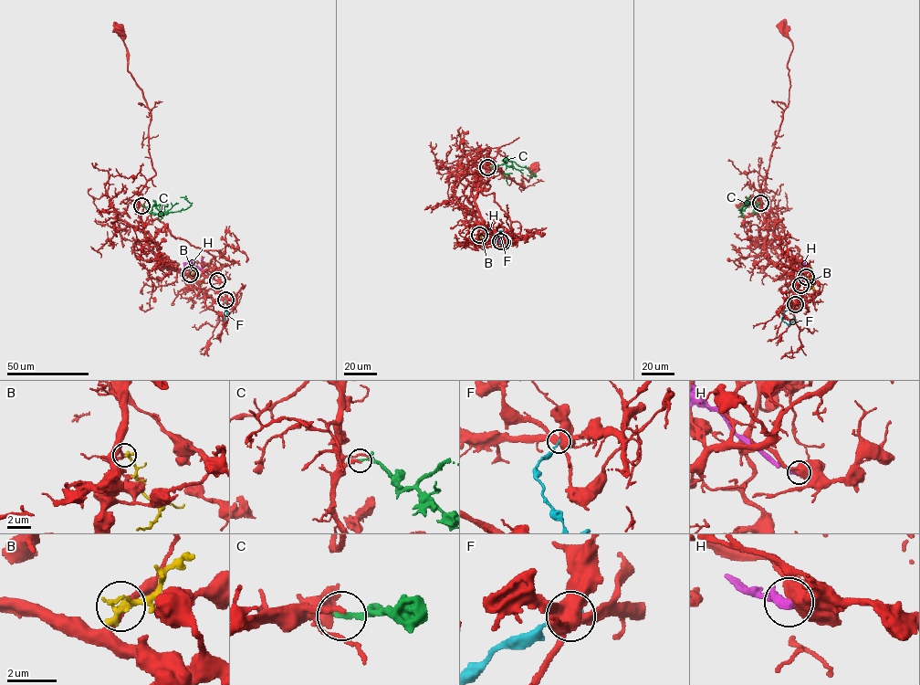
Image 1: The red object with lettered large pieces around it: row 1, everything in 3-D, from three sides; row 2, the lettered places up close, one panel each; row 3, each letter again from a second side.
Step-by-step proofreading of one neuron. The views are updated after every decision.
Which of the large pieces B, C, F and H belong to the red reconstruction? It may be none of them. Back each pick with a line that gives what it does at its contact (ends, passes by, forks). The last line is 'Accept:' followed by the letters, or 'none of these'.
C: it ends there
Accept: C

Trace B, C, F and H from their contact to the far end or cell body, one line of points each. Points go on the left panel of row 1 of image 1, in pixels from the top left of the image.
B: (190, 274), (195, 270), (202, 286)
C: (141, 205), (150, 209), (155, 205), (164, 214), (185, 209), (191, 205), (184, 197), (180, 197)
F: (225, 300), (223, 304), (226, 311), (224, 320), (224, 316), (230, 312)
H: (217, 280), (192, 262), (180, 268)

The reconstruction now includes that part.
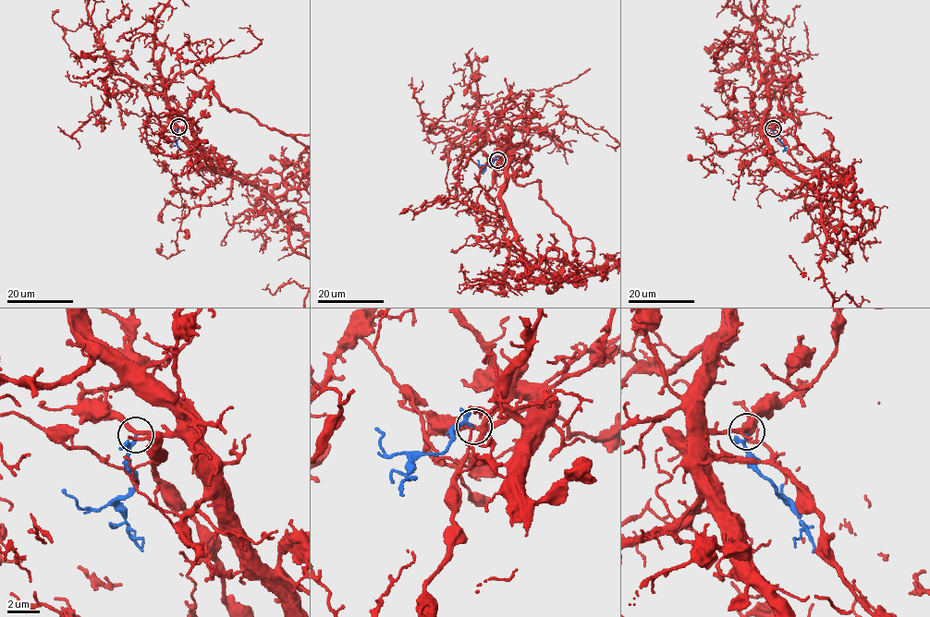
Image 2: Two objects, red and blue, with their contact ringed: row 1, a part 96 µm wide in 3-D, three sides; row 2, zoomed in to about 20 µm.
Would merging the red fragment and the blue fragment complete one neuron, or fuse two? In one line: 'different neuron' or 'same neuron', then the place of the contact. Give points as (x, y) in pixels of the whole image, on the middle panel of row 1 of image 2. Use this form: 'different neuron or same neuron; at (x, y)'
same neuron; at (497, 160)

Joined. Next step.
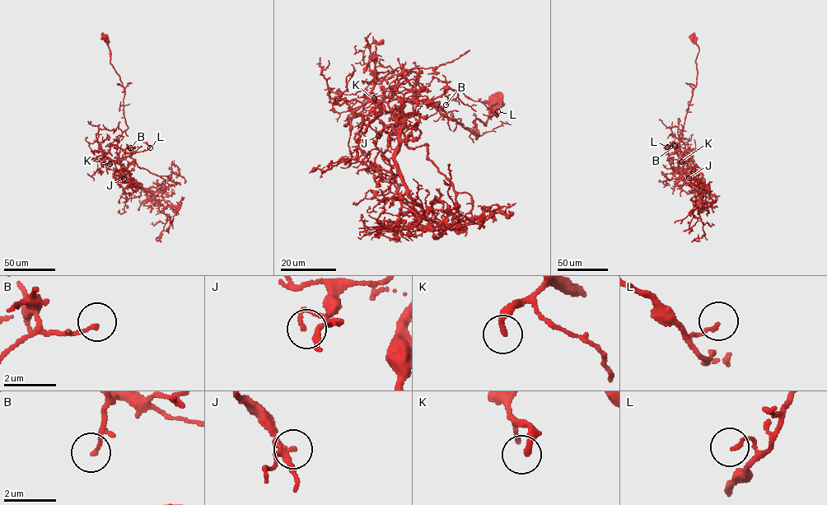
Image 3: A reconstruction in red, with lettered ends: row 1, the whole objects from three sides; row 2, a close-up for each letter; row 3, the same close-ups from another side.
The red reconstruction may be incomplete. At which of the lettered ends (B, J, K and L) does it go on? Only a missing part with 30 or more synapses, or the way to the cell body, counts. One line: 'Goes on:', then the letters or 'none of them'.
Goes on: K

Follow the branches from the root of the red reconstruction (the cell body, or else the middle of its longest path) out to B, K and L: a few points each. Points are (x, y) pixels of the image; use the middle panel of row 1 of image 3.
B: (496, 101), (484, 125), (474, 119), (475, 139), (478, 134), (430, 103), (412, 100), (444, 95), (446, 105)
K: (496, 101), (484, 125), (474, 119), (475, 139), (427, 101), (404, 101), (394, 114), (374, 98)
L: (496, 101), (484, 125), (474, 119), (475, 139), (430, 103), (412, 100), (432, 100), (447, 88), (497, 111)

